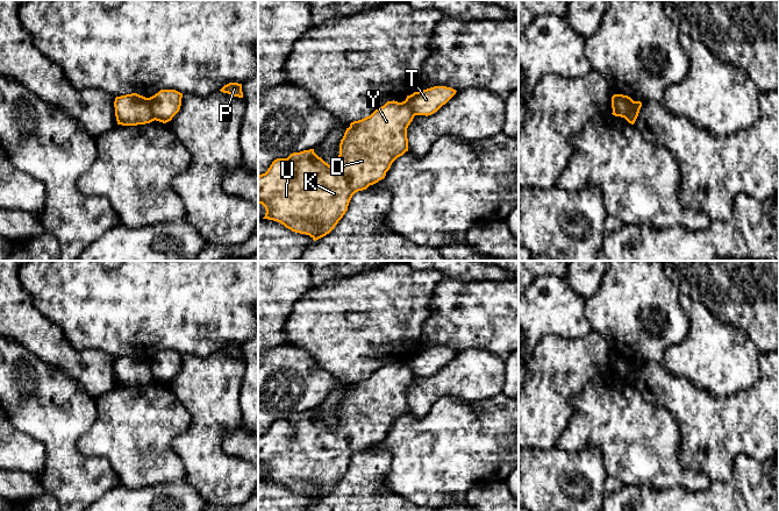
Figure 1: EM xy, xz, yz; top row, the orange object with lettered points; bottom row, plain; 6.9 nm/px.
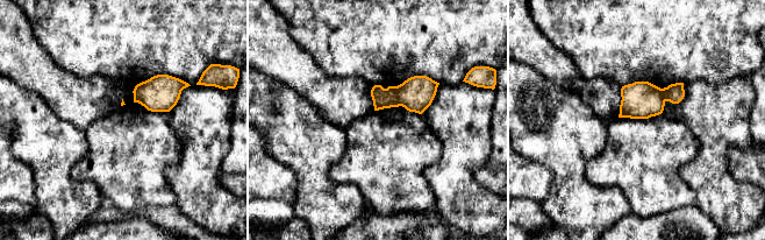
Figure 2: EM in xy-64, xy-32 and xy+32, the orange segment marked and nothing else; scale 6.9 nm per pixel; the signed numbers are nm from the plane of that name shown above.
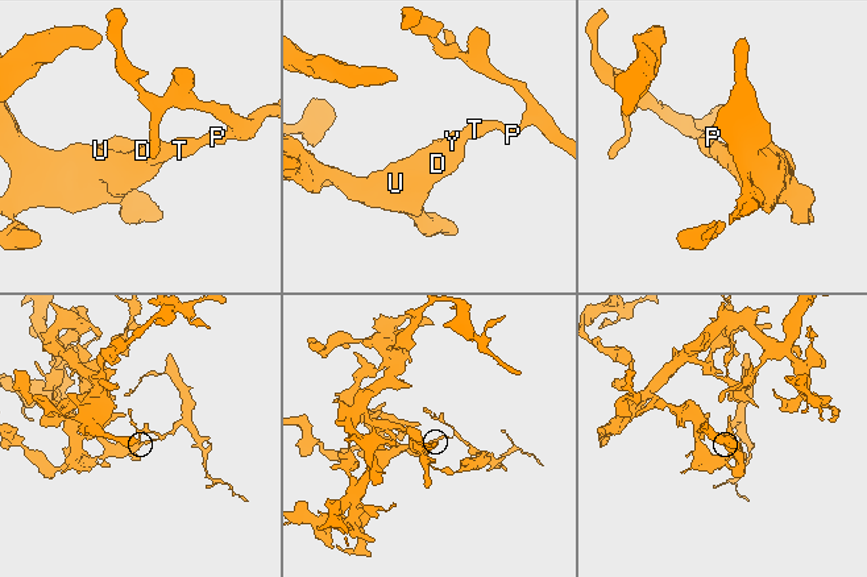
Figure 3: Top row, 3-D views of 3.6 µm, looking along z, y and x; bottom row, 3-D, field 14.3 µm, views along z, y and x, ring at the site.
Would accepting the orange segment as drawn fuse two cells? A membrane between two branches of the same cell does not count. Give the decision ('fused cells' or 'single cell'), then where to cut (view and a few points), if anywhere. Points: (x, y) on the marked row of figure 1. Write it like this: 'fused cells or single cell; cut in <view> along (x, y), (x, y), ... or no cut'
fused cells; cut in xy along (148, 98), (150, 111), (155, 119)

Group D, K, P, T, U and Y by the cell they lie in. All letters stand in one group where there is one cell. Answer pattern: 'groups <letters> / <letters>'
groups D K U Y / P T

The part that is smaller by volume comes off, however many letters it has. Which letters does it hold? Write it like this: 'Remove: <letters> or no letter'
Remove: P, T

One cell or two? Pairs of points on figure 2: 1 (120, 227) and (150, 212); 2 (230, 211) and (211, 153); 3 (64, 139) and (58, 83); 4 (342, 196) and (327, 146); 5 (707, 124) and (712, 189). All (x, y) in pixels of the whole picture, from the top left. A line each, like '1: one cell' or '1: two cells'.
1: two cells
2: one cell
3: two cells
4: one cell
5: one cell

